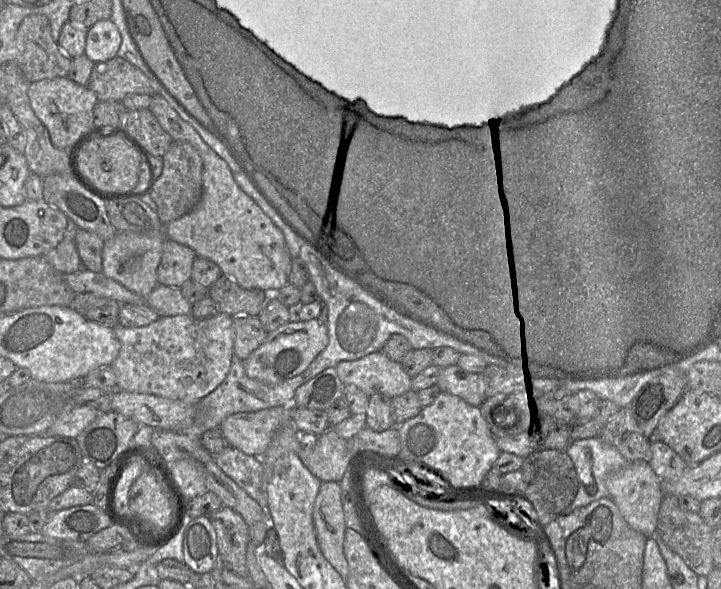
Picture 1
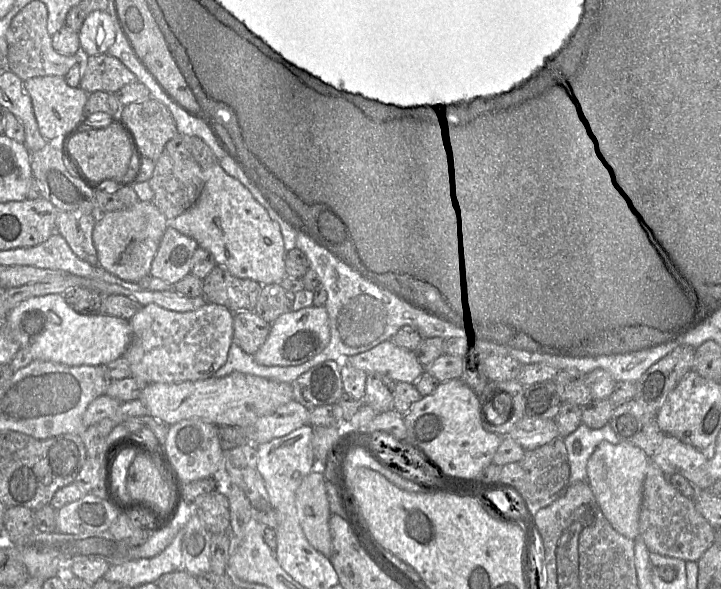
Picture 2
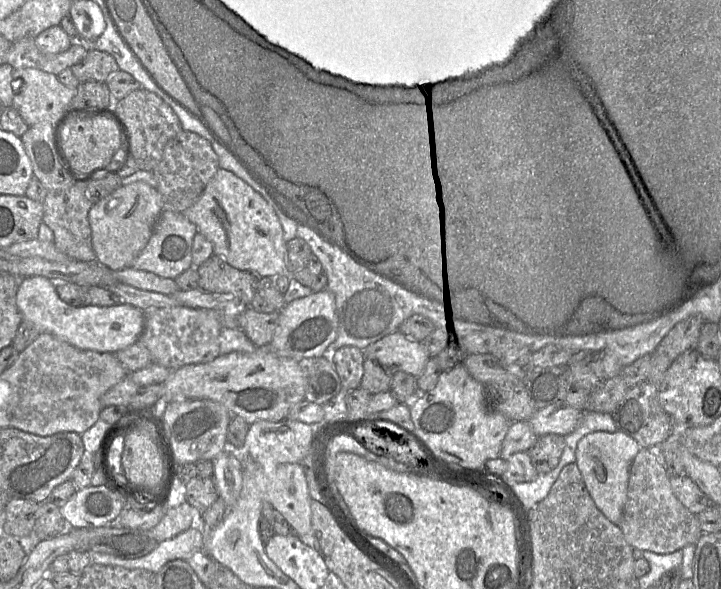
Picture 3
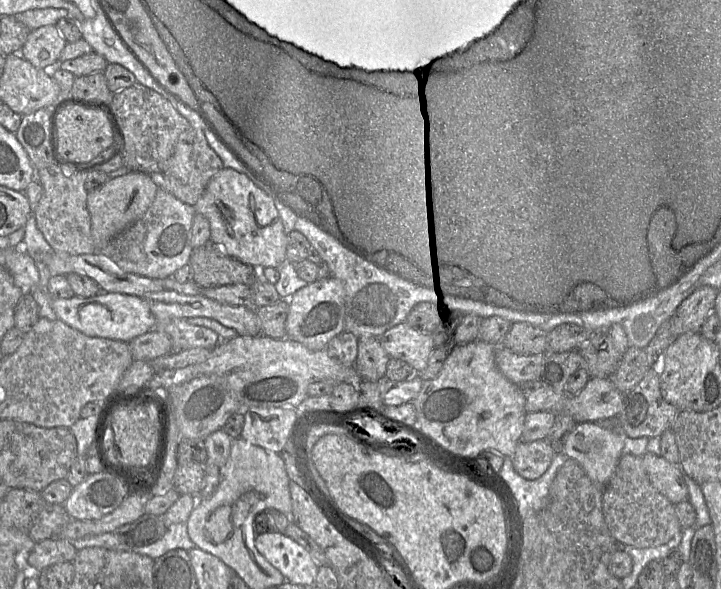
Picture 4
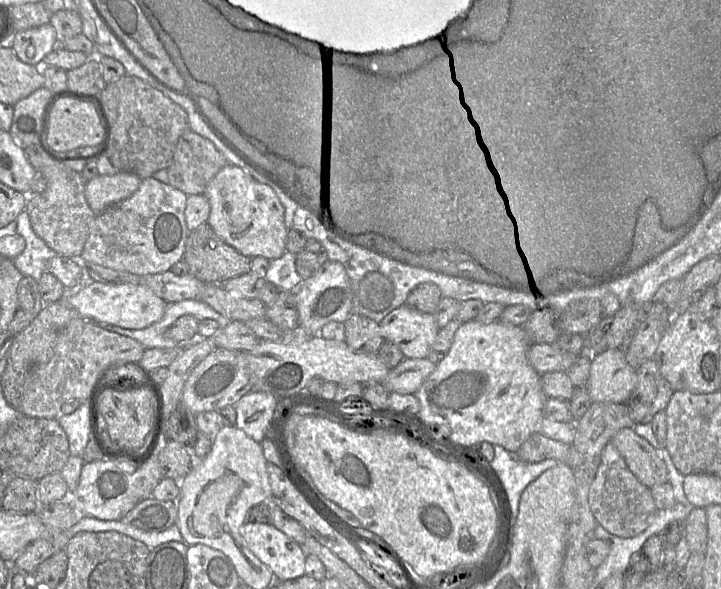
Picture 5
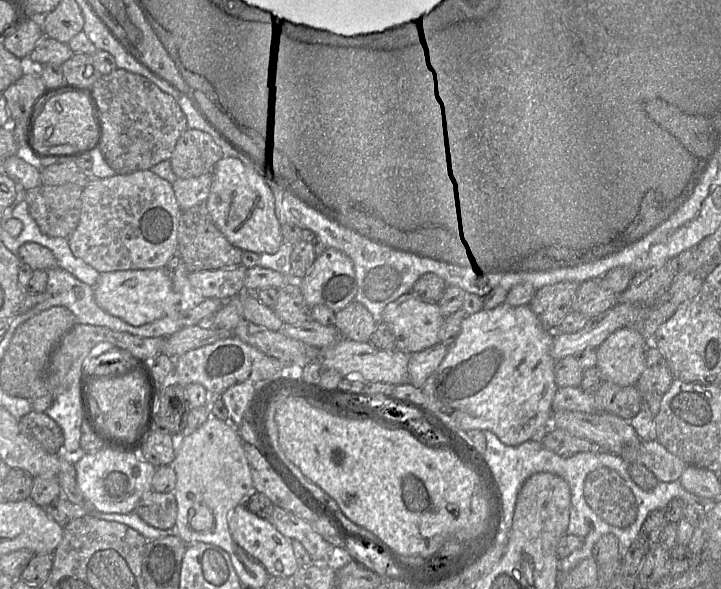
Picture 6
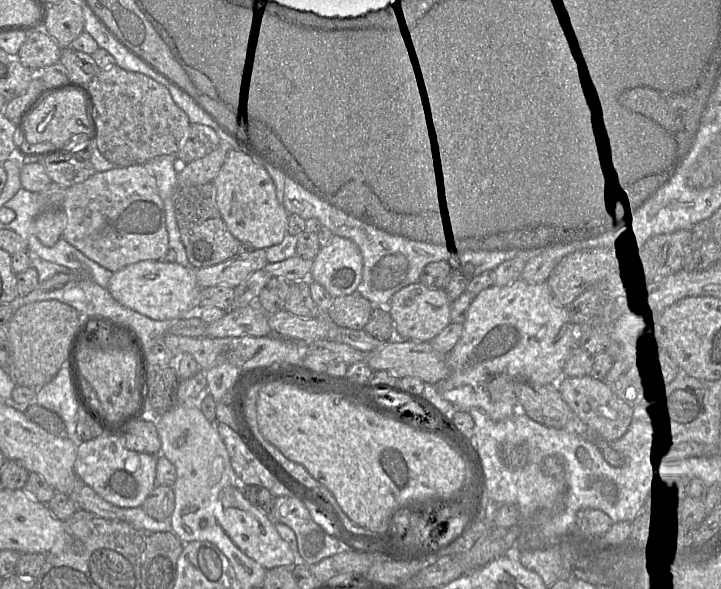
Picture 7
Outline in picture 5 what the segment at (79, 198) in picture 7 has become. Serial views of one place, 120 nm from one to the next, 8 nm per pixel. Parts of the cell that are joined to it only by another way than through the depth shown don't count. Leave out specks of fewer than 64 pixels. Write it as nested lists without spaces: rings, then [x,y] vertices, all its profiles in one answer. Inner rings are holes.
[[[152,177],[141,179],[141,183],[138,189],[124,201],[106,209],[99,215],[95,215],[92,222],[92,227],[88,236],[88,239],[84,245],[81,258],[85,262],[92,262],[97,265],[110,268],[116,271],[123,271],[137,275],[153,275],[169,271],[171,267],[180,260],[183,260],[186,238],[189,230],[186,226],[185,220],[185,206],[186,206],[187,195],[182,191],[170,186],[169,184],[157,181]]]

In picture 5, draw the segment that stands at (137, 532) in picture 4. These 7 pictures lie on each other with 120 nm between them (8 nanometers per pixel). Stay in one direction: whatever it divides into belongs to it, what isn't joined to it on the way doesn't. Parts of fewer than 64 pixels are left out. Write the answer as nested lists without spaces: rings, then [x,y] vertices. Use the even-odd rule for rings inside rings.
[[[147,497],[139,501],[121,521],[147,532],[161,532],[171,527],[177,518],[176,501]]]

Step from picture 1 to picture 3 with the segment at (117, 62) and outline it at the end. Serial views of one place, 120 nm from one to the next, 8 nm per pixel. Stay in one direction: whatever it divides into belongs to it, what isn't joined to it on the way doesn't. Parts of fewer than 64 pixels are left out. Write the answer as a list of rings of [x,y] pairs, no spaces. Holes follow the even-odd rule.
[[[88,49],[78,63],[70,67],[80,83],[88,81],[106,82],[110,74],[119,70],[116,60],[108,53]]]

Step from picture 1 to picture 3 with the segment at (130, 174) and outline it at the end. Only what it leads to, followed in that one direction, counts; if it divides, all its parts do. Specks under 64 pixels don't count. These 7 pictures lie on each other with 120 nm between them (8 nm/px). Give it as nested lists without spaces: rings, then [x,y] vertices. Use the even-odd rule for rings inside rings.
[[[106,117],[69,119],[60,131],[60,142],[71,166],[84,174],[102,171],[110,163],[113,154],[119,148],[123,150],[123,134],[119,125]]]

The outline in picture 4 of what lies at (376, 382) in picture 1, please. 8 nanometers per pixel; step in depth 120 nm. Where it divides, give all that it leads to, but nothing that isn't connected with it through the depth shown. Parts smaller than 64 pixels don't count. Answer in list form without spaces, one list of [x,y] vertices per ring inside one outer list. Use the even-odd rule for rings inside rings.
[[[406,321],[386,330],[377,339],[389,358],[407,362],[415,373],[425,370],[434,349],[432,335],[410,326]]]

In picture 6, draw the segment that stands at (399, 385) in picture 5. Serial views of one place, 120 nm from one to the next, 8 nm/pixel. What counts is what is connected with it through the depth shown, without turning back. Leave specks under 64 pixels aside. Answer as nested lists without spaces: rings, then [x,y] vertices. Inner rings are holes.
[[[438,342],[421,352],[410,354],[408,362],[408,382],[421,388],[428,377],[438,368],[449,347]]]

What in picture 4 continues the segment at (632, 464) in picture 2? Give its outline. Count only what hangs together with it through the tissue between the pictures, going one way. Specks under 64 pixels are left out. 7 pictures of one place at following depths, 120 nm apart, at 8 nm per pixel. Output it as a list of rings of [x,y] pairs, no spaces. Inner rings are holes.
[[[595,422],[575,423],[562,445],[569,458],[579,463],[587,476],[596,484],[604,487],[615,472],[623,455],[625,435],[620,430],[610,429]]]

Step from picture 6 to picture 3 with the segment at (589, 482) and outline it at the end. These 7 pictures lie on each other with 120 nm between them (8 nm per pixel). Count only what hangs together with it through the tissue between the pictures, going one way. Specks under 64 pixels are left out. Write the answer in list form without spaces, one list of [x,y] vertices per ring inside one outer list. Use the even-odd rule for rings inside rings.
[[[641,448],[630,466],[627,500],[619,525],[626,542],[635,549],[668,554],[688,544],[696,545],[703,534],[696,515],[673,493],[669,477],[656,451]]]

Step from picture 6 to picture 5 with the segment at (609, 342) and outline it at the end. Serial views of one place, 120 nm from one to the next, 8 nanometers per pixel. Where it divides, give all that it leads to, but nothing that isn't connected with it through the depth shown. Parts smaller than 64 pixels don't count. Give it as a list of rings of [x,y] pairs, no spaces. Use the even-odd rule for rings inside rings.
[[[612,348],[595,354],[586,384],[591,402],[626,403],[637,384],[637,375],[637,369],[632,367],[626,360],[625,349]]]

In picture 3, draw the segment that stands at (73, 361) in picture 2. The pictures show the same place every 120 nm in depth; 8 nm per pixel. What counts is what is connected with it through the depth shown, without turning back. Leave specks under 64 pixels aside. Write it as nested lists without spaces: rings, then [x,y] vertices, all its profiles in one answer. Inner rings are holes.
[[[43,276],[20,278],[17,308],[23,320],[33,324],[38,334],[48,333],[81,350],[117,353],[138,341],[144,330],[143,310],[121,302],[114,306],[71,306],[58,296],[56,283]]]

